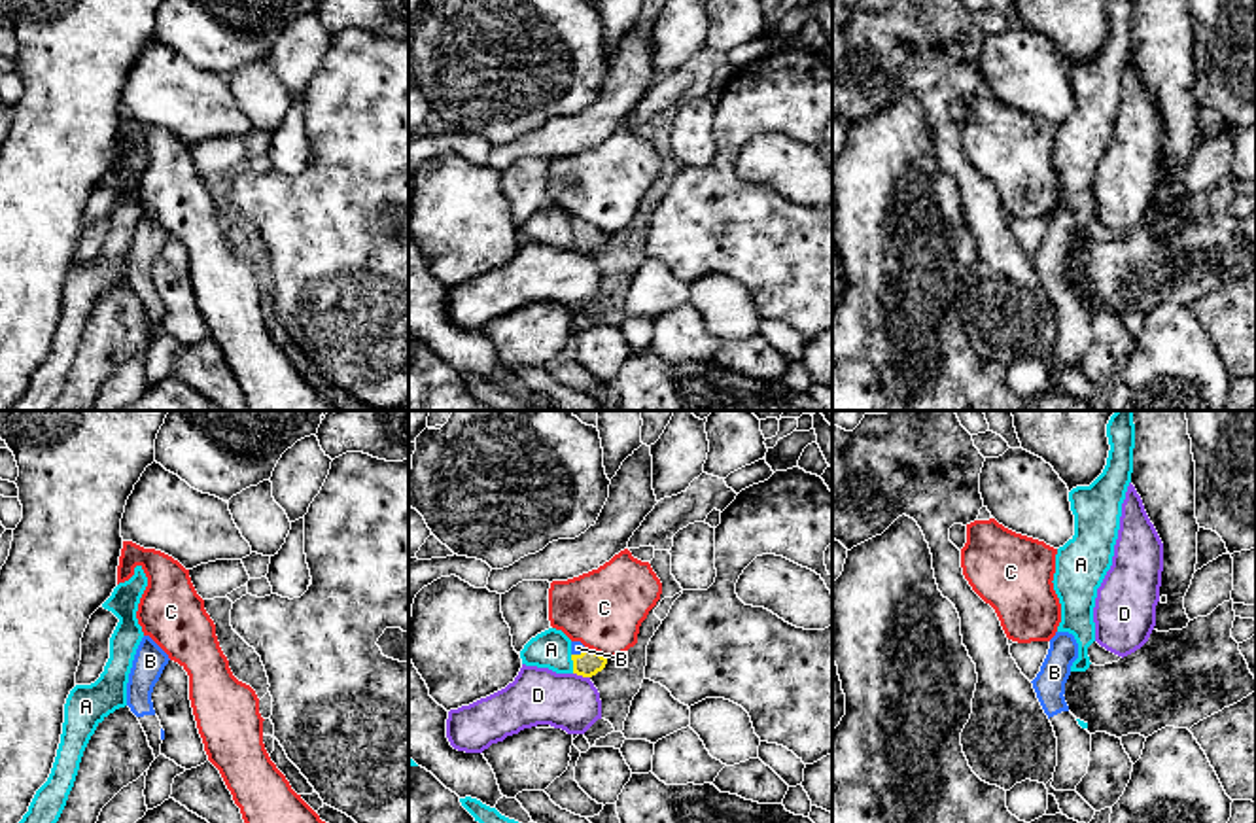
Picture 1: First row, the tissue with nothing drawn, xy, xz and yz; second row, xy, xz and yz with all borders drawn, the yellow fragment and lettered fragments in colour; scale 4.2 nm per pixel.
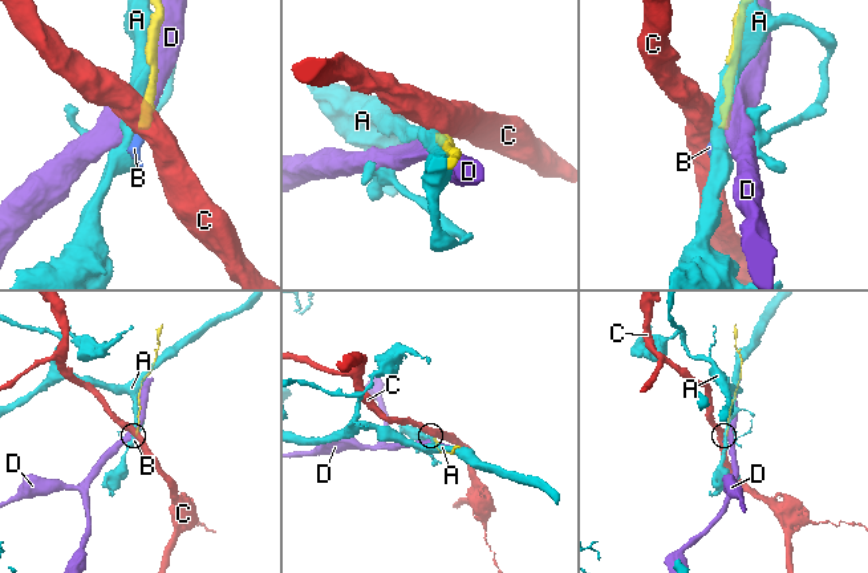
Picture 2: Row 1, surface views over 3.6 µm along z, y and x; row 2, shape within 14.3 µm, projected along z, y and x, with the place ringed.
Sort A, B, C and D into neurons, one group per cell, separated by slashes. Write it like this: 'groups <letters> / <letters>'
groups A / B / C / D

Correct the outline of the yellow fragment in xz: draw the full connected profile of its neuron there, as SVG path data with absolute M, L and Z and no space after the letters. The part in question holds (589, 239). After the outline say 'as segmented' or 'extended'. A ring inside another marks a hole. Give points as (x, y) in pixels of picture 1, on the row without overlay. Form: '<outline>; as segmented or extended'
M571 218L571 236L573 236L573 250L583 254L596 252L607 240L605 233L584 223L581 218Z; extended

